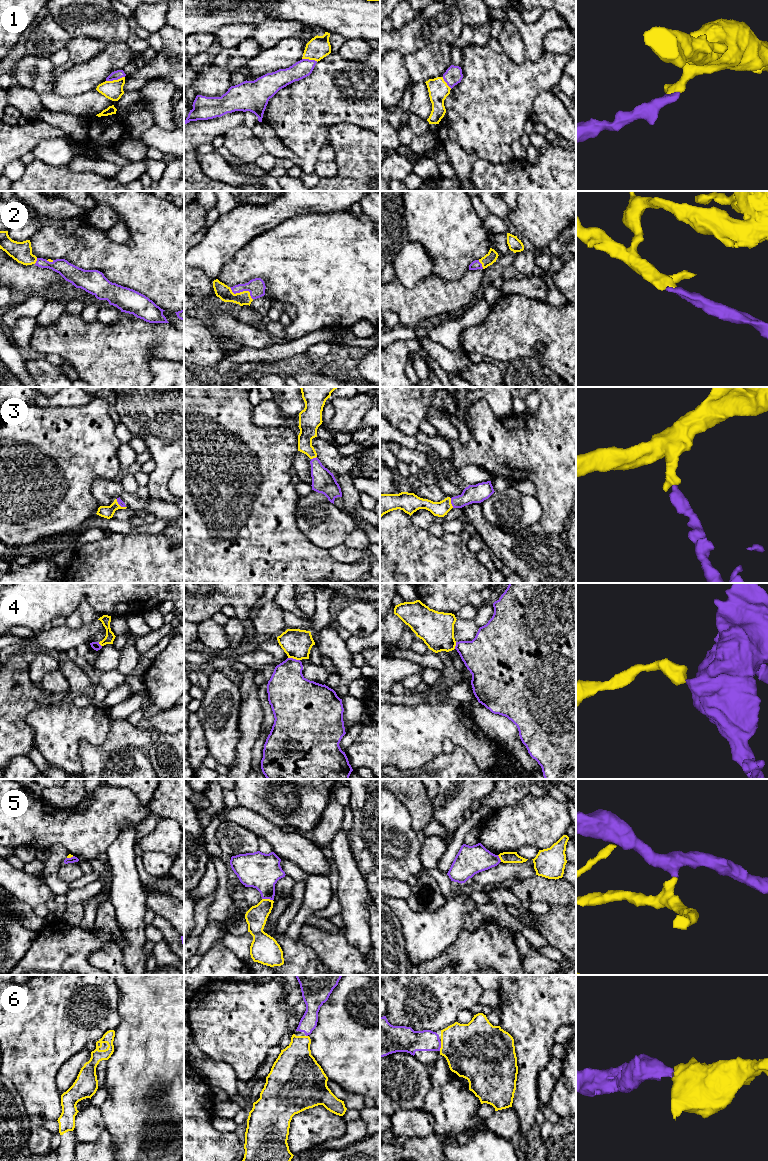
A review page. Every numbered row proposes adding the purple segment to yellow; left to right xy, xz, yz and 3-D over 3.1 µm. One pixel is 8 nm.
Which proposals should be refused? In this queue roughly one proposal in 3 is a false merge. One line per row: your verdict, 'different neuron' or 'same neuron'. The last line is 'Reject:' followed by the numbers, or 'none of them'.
1: same neuron
2: same neuron
3: same neuron
4: different neuron
5: different neuron
6: same neuron
Reject: 4, 5

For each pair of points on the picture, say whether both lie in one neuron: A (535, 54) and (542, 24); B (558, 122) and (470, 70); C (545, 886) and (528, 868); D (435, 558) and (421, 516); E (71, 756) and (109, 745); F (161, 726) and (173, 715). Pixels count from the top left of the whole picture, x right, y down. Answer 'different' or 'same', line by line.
A: same
B: different
C: different
D: different
E: different
F: same

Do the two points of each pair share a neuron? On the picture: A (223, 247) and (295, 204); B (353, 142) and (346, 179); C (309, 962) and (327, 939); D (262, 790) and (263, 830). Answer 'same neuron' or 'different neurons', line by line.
A: same neuron
B: same neuron
C: different neurons
D: different neurons

